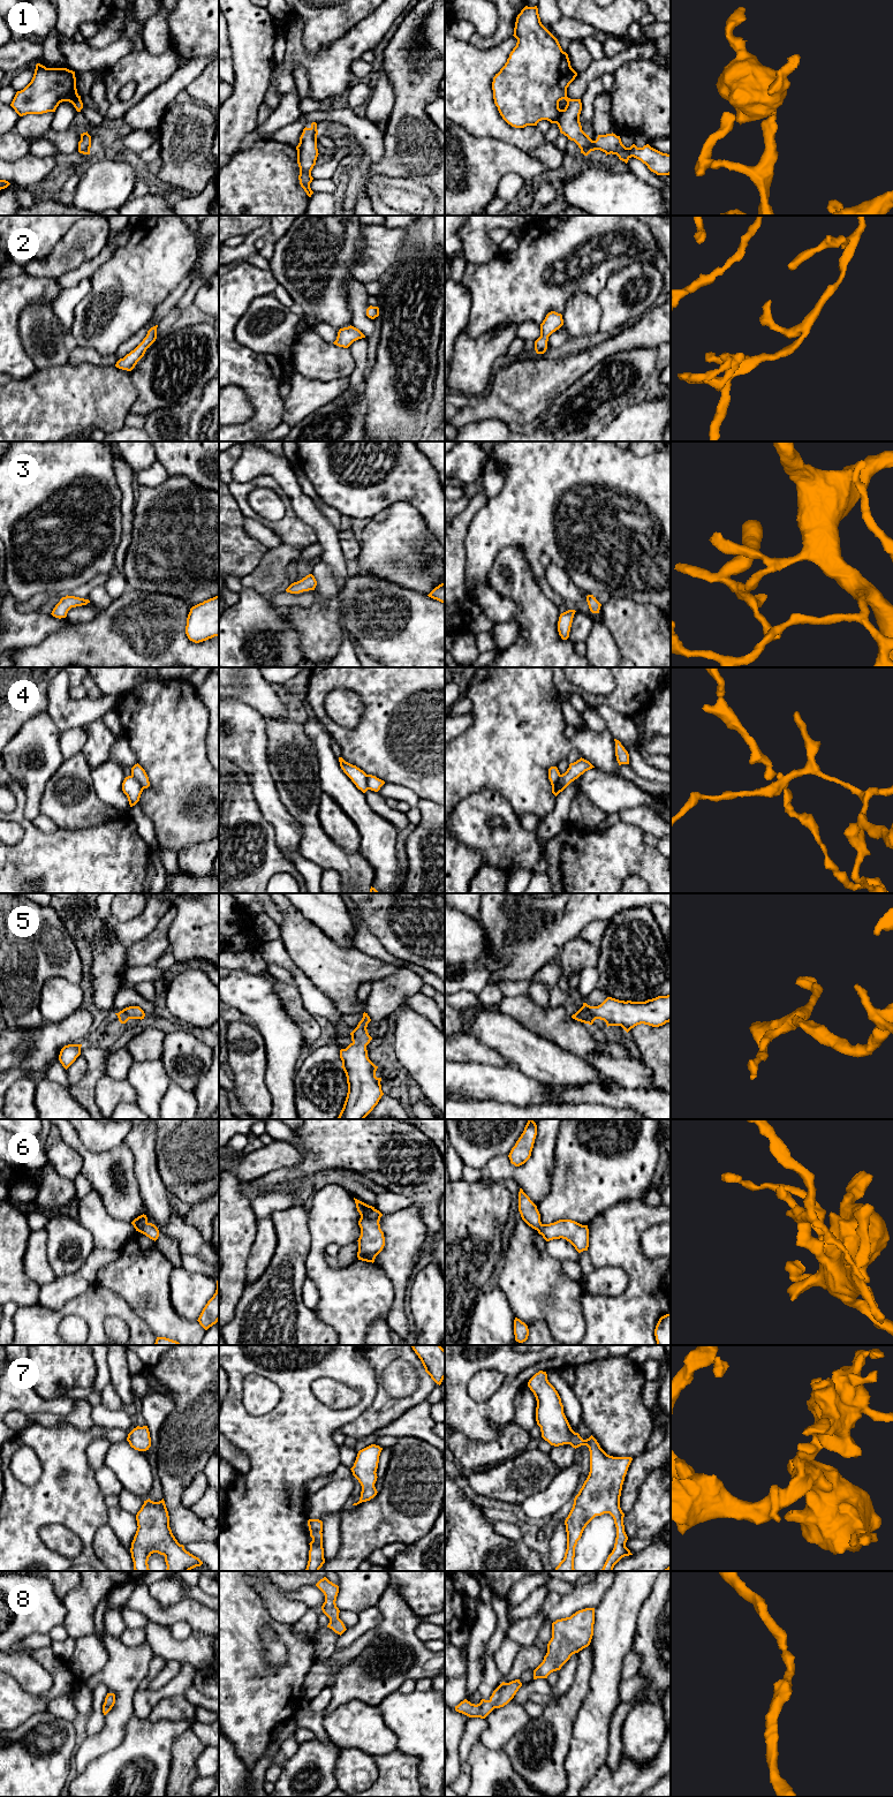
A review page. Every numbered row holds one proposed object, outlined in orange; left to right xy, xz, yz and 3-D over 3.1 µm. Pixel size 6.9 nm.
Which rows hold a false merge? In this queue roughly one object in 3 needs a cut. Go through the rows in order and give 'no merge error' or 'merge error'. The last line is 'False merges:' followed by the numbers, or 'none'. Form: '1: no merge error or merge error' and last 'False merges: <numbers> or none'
1: no merge error
2: no merge error
3: no merge error
4: merge error
5: no merge error
6: merge error
7: no merge error
8: no merge error
False merges: 4, 6

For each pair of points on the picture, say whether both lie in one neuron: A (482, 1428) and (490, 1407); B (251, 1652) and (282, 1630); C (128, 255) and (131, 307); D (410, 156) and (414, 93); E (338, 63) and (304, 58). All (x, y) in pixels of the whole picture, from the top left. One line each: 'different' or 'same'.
A: same
B: same
C: same
D: same
E: same

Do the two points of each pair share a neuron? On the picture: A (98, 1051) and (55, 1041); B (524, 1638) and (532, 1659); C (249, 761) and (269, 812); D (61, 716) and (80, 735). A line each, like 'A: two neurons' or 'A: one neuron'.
A: two neurons
B: two neurons
C: one neuron
D: two neurons

